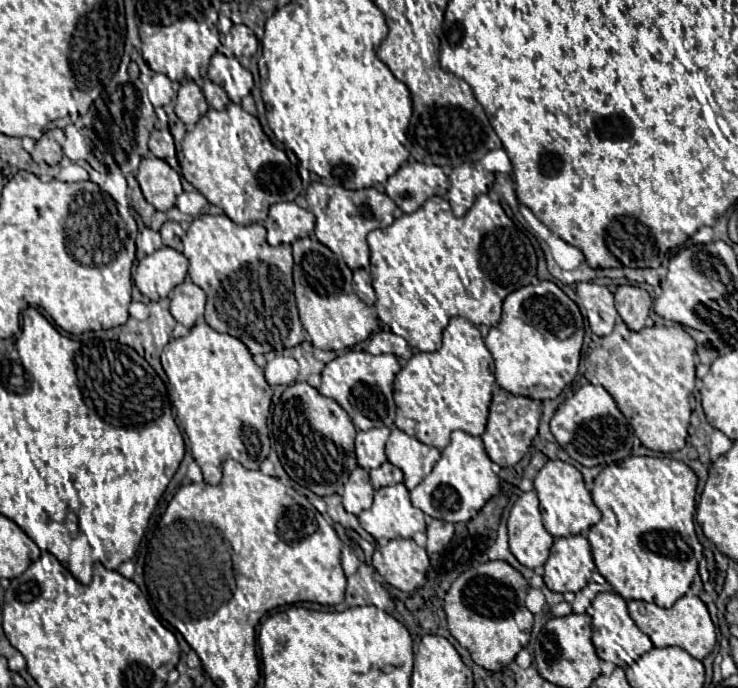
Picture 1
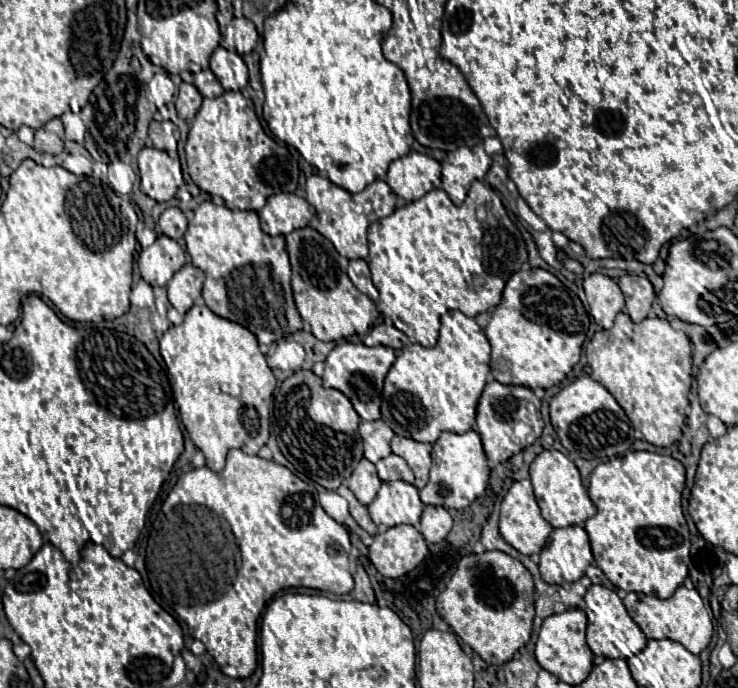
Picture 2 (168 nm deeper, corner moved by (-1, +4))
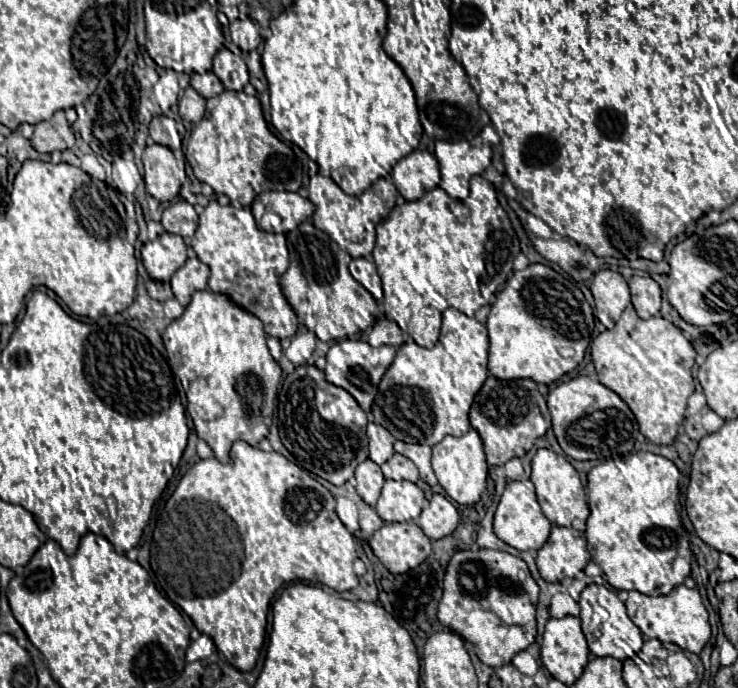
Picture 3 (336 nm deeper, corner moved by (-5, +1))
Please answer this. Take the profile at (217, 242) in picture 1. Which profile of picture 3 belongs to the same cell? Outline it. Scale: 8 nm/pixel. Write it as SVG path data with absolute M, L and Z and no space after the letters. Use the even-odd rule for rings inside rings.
M216 200L200 214L198 230L192 238L192 248L198 258L210 266L208 288L212 292L224 292L248 312L256 314L268 336L290 338L298 330L298 320L286 302L280 288L280 274L286 272L289 261L287 239L284 234L260 230L250 210L220 206Z

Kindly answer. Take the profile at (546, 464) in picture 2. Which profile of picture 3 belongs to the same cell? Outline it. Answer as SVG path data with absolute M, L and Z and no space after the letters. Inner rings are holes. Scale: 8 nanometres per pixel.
M540 448L534 458L532 458L532 476L530 480L536 486L536 496L538 496L538 504L544 512L544 516L554 524L554 526L570 526L574 518L582 518L586 520L590 510L586 504L586 494L582 488L582 482L578 478L578 472L574 470L574 466L560 454L548 450L548 448Z

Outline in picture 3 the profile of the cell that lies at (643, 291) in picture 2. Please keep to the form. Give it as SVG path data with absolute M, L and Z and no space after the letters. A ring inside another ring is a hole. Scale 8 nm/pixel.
M632 276L628 280L632 292L632 304L640 318L650 318L660 312L662 290L650 276Z

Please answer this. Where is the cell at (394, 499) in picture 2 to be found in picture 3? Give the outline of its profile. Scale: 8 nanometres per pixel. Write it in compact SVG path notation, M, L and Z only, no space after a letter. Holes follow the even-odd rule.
M386 480L376 512L384 522L408 522L420 516L424 500L424 492L414 482Z

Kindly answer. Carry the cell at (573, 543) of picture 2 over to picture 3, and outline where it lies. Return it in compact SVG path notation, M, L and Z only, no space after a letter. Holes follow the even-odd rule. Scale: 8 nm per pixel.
M554 526L550 538L536 554L536 566L544 580L562 582L564 578L576 578L582 574L590 560L586 550L586 536L574 528Z

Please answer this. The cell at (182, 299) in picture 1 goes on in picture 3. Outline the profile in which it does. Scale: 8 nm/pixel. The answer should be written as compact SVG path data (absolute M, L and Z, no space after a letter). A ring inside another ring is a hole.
M188 258L178 272L172 276L172 292L178 298L182 306L186 306L196 290L206 290L208 288L208 276L210 268L202 264L198 258Z

